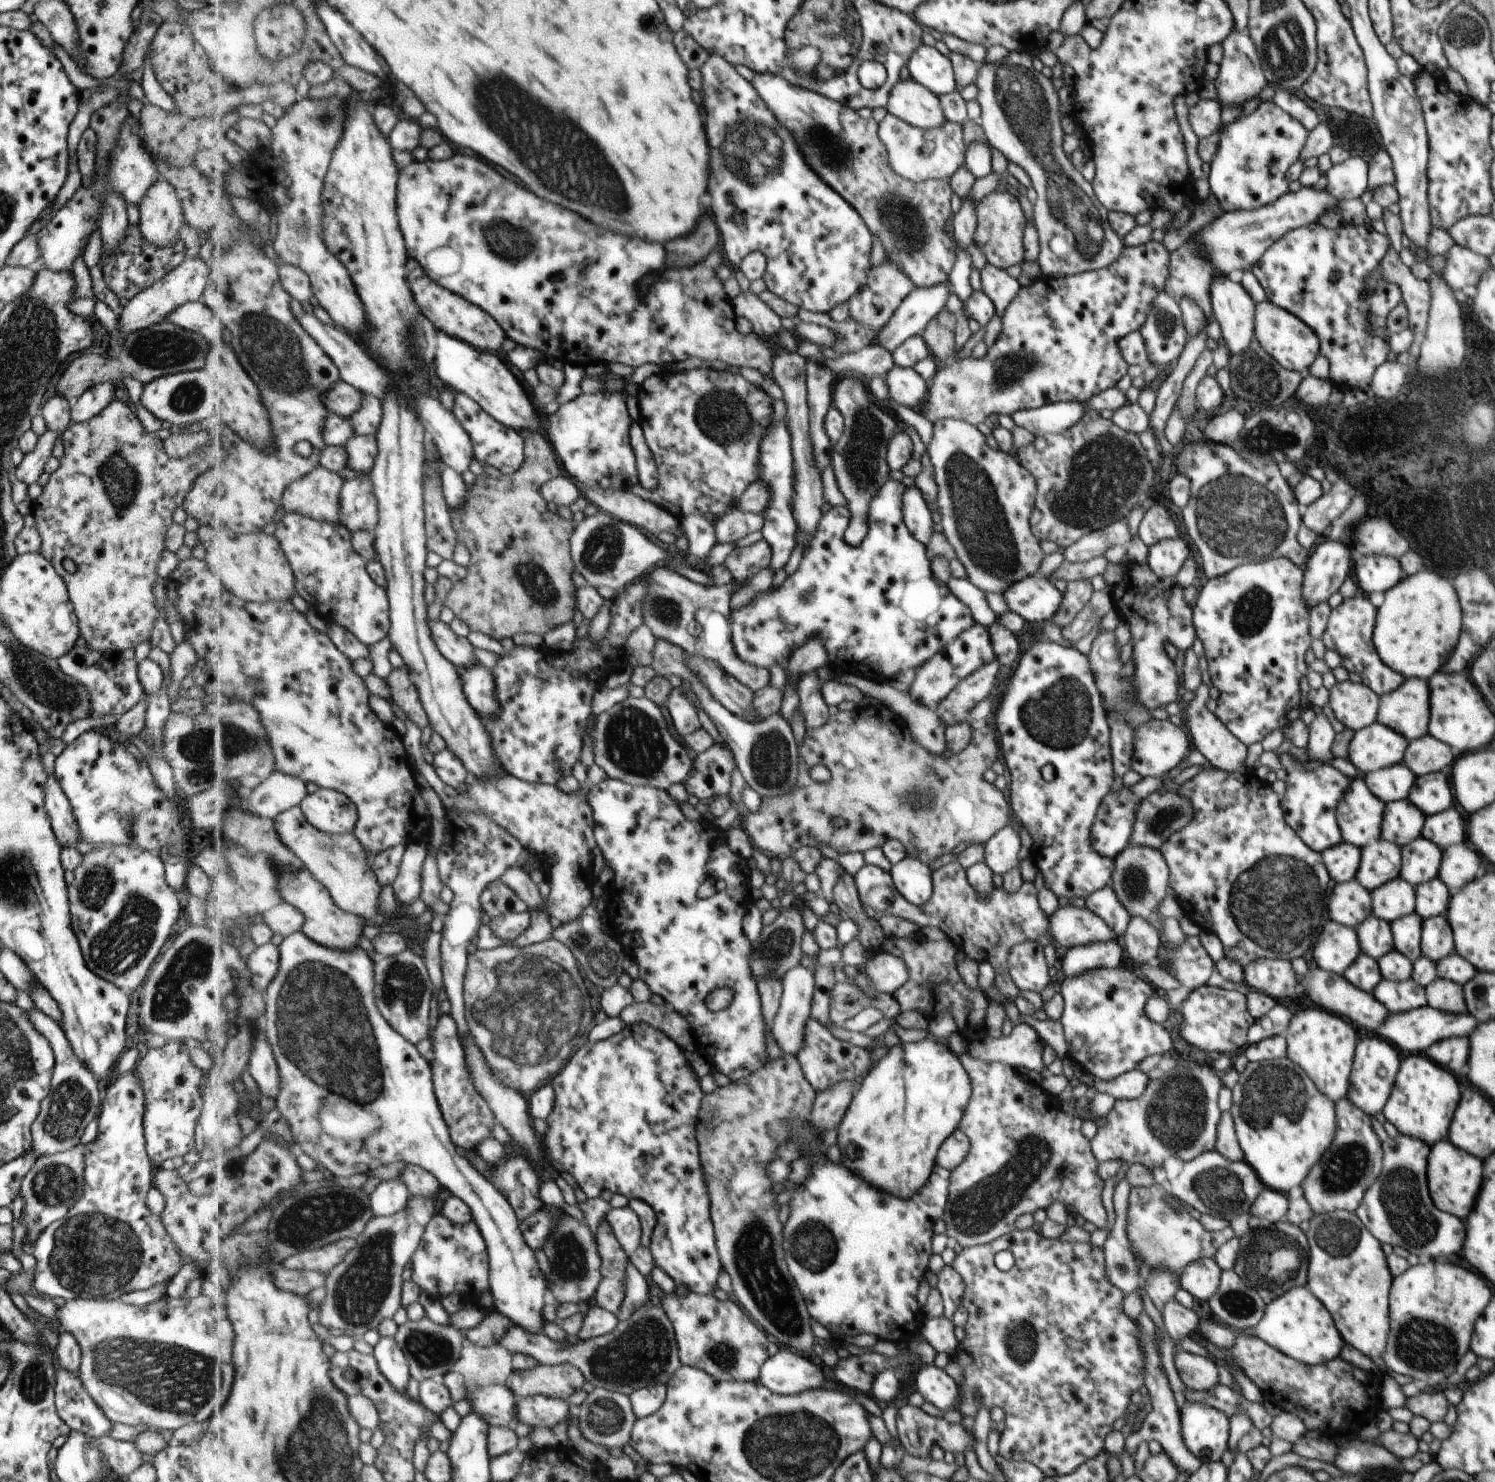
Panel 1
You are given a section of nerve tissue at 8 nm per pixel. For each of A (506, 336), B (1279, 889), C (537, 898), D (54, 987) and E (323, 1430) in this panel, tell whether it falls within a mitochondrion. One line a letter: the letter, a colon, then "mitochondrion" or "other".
A: other
B: mitochondrion
C: other
D: other
E: mitochondrion

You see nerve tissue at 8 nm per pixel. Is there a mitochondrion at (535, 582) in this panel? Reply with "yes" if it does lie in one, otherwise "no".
yes

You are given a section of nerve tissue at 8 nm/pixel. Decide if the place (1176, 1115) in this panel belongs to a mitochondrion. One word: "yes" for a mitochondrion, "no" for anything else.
yes

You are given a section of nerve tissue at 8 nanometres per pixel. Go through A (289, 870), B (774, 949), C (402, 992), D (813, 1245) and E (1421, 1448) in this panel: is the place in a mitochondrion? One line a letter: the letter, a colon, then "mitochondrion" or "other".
A: mitochondrion
B: mitochondrion
C: mitochondrion
D: mitochondrion
E: other

